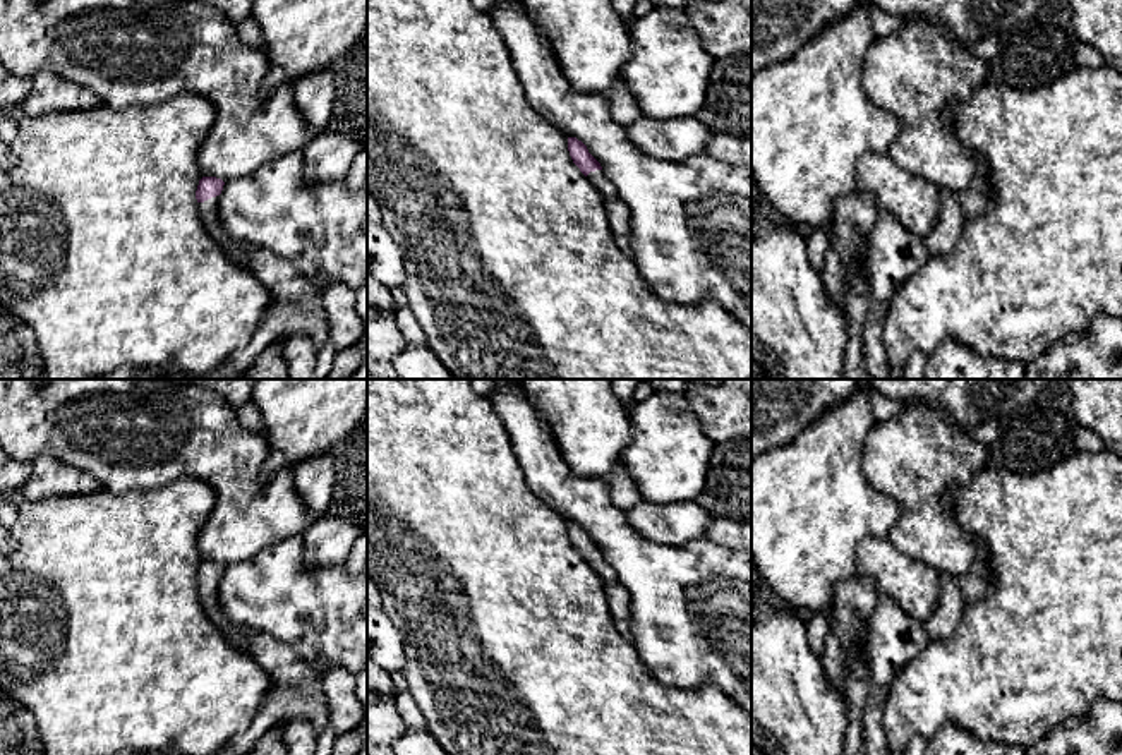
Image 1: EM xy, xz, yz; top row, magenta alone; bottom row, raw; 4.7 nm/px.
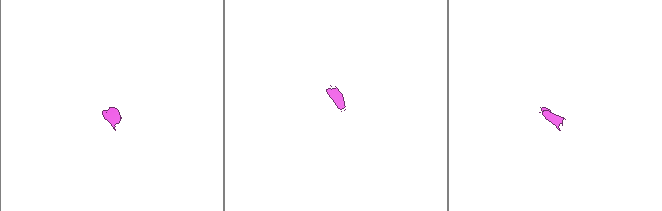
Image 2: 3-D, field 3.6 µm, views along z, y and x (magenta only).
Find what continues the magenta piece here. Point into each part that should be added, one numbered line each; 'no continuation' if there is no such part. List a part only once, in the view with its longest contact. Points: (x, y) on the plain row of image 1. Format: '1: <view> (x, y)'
1: xy (297, 692)

